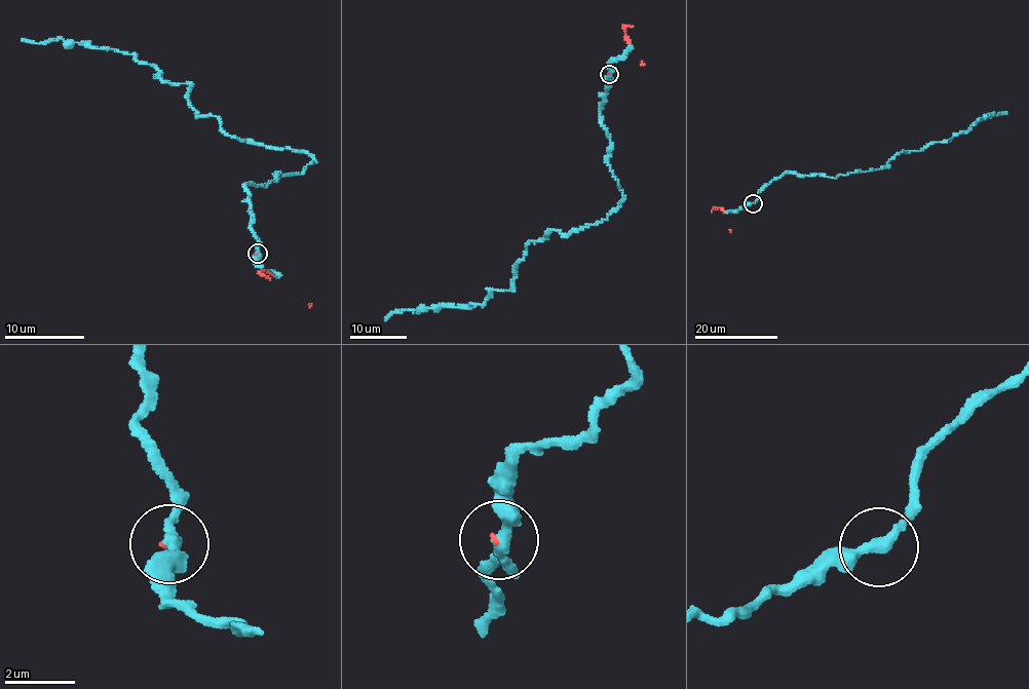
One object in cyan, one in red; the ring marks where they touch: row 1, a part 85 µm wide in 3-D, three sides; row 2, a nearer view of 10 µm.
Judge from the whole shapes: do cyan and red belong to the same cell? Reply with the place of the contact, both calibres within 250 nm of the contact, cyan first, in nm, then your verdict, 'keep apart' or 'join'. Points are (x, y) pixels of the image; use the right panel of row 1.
place (753, 203); calibres 320 and 50 nm; join

